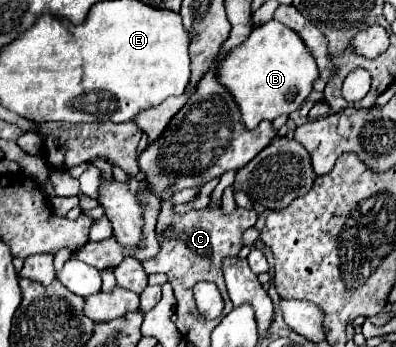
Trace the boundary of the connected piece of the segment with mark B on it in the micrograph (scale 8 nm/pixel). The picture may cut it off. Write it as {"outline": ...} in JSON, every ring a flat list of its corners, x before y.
{"outline":[[267,21,255,27,239,47,227,51,217,65,219,83,235,99,247,129,255,129,261,121,273,121,279,115,289,115,301,107,313,89,313,79,319,77,315,59,307,51,301,37,277,21]]}

